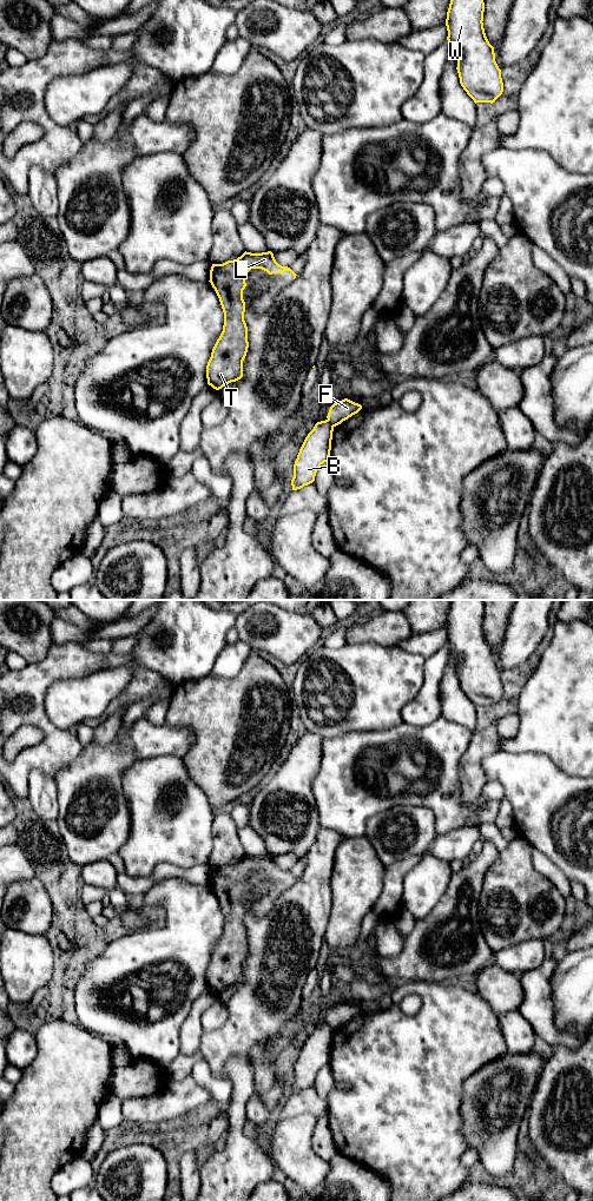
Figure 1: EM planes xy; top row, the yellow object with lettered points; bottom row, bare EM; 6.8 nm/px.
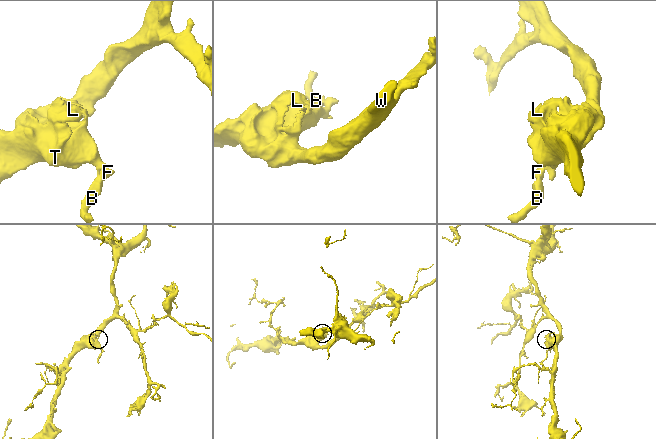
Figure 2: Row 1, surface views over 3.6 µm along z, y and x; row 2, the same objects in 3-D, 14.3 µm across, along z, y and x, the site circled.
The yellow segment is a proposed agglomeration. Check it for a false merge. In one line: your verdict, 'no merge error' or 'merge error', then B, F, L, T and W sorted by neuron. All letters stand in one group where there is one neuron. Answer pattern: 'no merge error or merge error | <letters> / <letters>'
merge error | B / F L T W

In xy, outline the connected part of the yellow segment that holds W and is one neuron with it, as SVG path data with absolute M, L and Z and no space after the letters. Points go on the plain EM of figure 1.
M453 600L447 615L447 644L457 656L460 687L474 706L493 707L503 695L501 673L483 632L482 600Z

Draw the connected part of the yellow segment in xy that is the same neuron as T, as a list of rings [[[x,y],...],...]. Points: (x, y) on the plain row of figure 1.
[[[245,854],[237,863],[212,867],[209,885],[224,916],[223,935],[206,969],[207,988],[216,994],[243,981],[243,964],[249,951],[243,893],[246,890],[244,879],[251,872],[262,872],[269,878],[290,875],[294,883],[297,879],[290,871],[279,869],[271,854]]]

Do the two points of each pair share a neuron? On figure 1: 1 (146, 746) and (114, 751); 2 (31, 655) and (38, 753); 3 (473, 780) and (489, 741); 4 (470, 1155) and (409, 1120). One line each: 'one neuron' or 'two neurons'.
1: one neuron
2: two neurons
3: one neuron
4: two neurons

